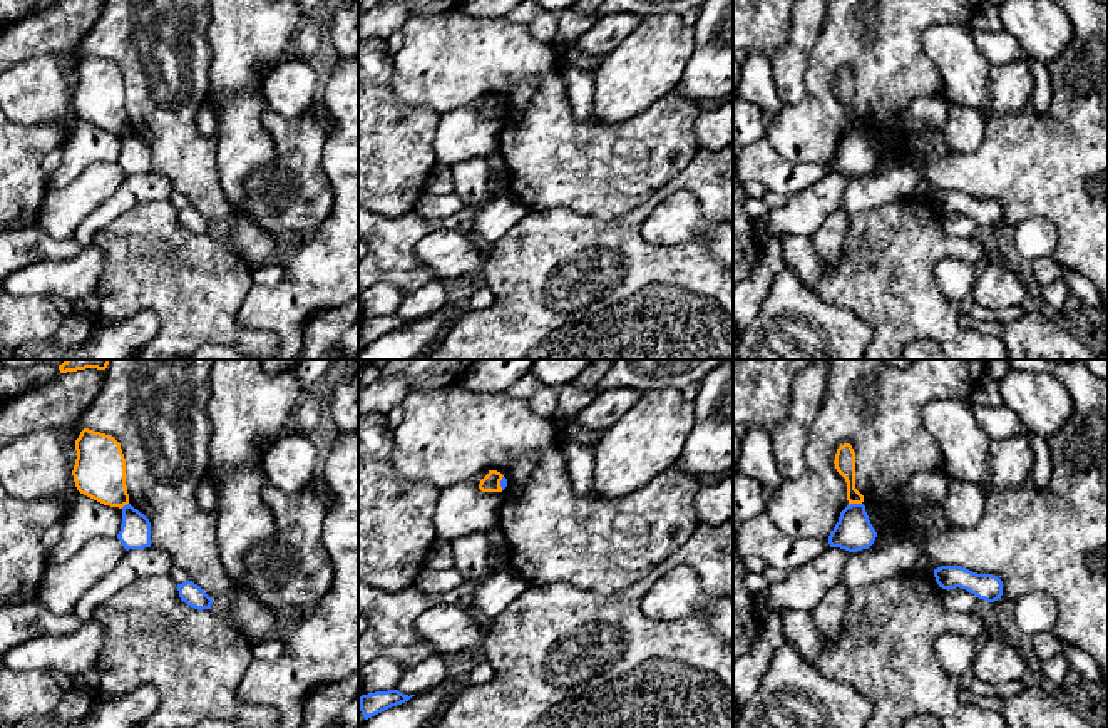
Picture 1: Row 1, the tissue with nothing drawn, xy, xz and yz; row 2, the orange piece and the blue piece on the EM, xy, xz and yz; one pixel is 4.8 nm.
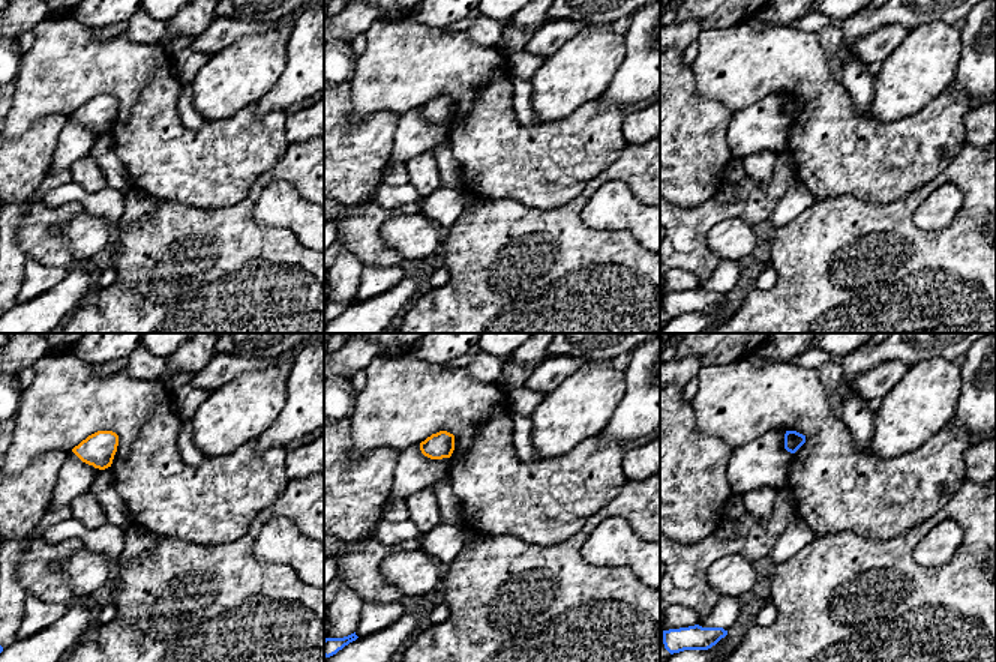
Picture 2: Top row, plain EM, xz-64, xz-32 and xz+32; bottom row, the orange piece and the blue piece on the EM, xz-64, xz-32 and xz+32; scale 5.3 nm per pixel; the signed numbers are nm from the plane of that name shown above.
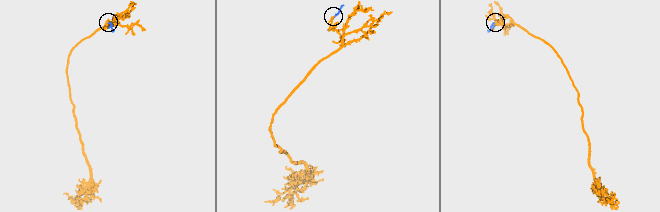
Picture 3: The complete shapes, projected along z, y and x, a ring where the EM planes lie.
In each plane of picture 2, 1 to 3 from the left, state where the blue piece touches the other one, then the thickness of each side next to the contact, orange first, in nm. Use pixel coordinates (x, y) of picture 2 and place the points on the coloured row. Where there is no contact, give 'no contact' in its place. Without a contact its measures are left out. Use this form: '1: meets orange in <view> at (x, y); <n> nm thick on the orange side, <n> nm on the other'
1: no contact
2: no contact
3: no contact

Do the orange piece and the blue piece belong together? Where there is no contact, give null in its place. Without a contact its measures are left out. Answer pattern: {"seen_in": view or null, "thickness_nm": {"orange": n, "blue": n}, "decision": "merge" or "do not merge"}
{"seen_in": "yz", "thickness_nm": {"orange": 100, "blue": 180}, "decision": "do not merge"}

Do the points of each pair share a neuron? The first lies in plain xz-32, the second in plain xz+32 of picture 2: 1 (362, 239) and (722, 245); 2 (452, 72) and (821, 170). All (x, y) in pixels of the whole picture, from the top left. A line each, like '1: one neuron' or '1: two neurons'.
1: two neurons
2: one neuron

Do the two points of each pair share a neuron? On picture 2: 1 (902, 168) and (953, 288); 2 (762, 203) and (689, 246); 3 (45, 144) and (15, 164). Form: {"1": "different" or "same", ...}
{"1": "different", "2": "same", "3": "same"}

